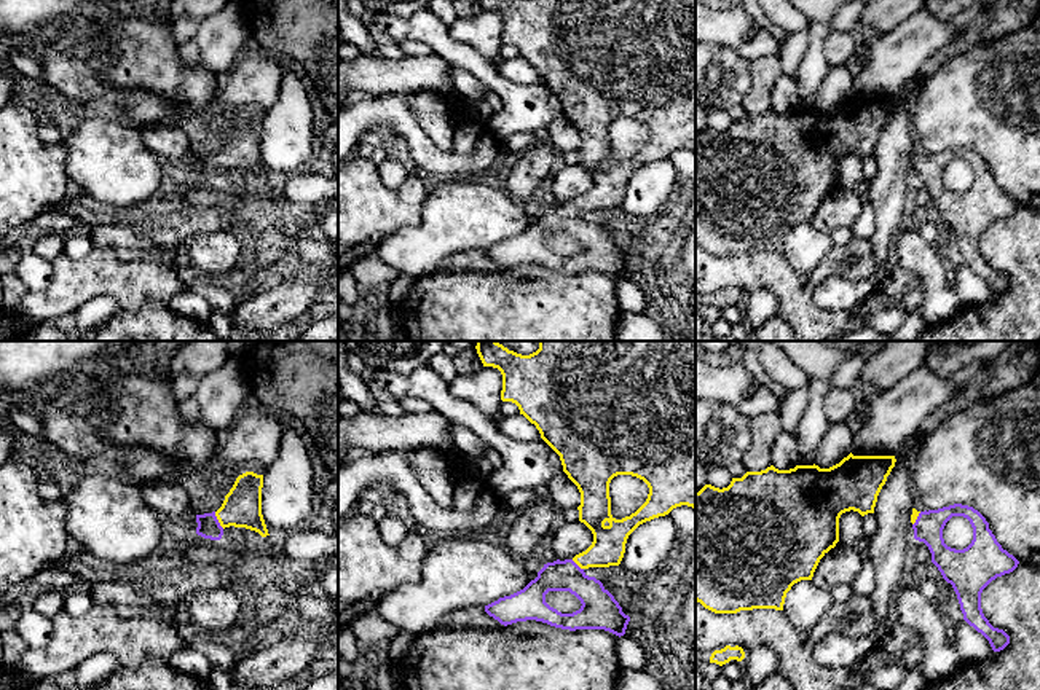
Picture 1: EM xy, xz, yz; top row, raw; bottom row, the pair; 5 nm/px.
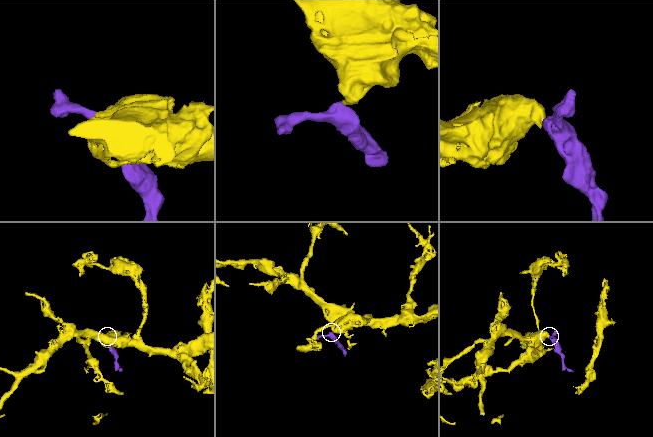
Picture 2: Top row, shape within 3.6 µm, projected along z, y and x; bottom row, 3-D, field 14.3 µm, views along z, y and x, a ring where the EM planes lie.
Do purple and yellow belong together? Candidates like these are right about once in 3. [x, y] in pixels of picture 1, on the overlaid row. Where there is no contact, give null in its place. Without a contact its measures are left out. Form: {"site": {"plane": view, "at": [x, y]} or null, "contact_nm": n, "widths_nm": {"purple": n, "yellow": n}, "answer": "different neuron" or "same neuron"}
{"site": {"plane": "xy", "at": [217, 520]}, "contact_nm": 100, "widths_nm": {"purple": 110, "yellow": 190}, "answer": "same neuron"}

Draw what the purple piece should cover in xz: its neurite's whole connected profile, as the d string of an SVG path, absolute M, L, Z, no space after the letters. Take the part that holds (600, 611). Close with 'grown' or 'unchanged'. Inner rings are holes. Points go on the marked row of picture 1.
M477 341L475 349L483 367L493 367L501 371L501 400L515 403L520 410L520 414L523 414L531 424L536 425L541 433L541 438L560 456L563 472L577 486L581 492L581 505L577 507L579 521L584 523L593 534L593 542L585 551L576 555L573 559L557 559L553 563L544 564L544 567L538 572L538 577L531 580L523 590L510 596L499 598L498 601L485 606L485 612L504 626L517 621L536 620L569 631L605 629L619 637L624 636L630 617L622 612L622 607L614 599L614 596L603 586L603 583L595 577L589 577L584 570L589 567L619 566L625 553L627 539L640 524L659 516L665 516L673 508L681 505L695 508L695 341L539 341L539 349L530 355L522 355L514 351L509 351L498 341ZM617 475L636 476L643 480L649 488L646 502L635 513L622 519L616 519L611 515L609 483ZM549 591L569 591L581 601L582 606L573 614L561 614L546 602L546 594Z; grown

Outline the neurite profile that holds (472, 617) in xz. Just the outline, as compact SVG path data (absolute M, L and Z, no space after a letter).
M467 607L467 609L461 609L456 610L453 614L448 614L439 629L445 629L445 628L480 628L480 629L498 629L502 628L504 625L501 625L498 620L494 620L493 617L490 617L485 612L485 607Z

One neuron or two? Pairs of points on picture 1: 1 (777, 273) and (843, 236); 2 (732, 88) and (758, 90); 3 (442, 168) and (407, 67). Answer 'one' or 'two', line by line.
1: two
2: two
3: two

